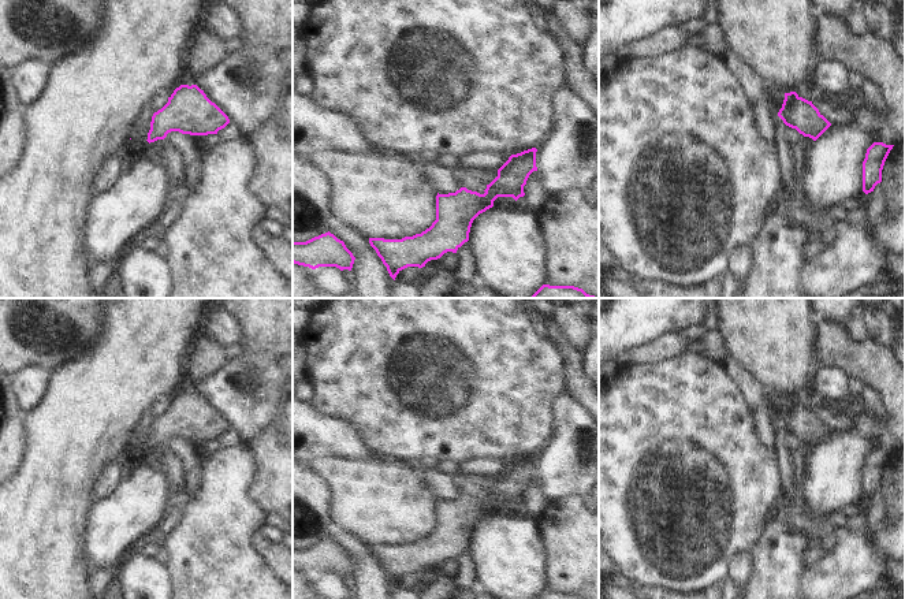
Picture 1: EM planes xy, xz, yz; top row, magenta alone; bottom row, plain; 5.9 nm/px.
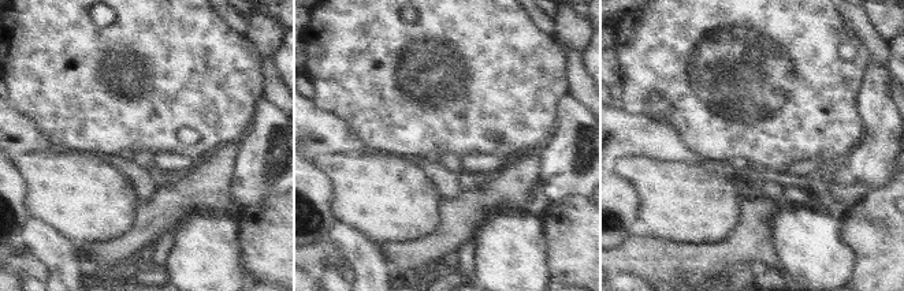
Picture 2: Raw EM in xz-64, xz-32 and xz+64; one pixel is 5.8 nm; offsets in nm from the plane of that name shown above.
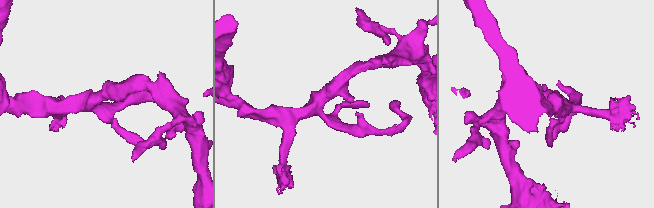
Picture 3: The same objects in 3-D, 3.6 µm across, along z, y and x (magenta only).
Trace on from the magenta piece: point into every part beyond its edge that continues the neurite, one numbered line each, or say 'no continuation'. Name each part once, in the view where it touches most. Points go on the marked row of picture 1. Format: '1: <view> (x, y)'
no continuation

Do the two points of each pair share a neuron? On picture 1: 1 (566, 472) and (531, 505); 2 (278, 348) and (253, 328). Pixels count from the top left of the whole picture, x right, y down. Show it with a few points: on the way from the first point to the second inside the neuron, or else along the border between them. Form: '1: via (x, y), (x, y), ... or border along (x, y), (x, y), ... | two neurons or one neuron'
1: border along (537, 476), (542, 495), (548, 503) | two neurons
2: via (272, 342), (259, 328) | one neuron

